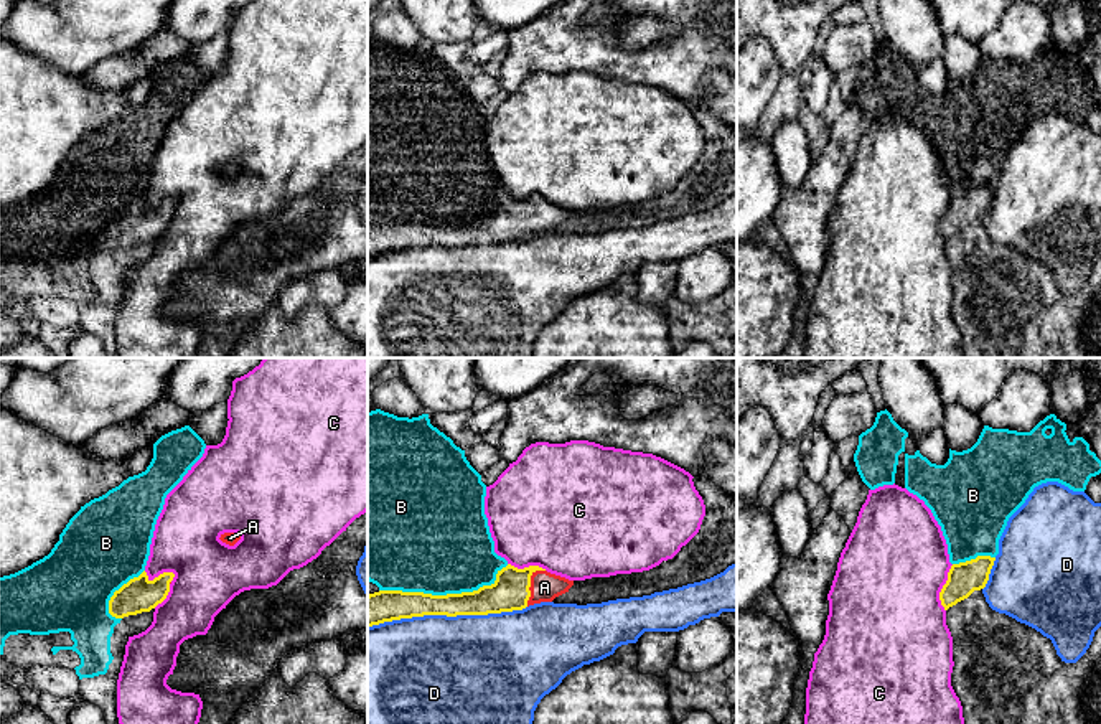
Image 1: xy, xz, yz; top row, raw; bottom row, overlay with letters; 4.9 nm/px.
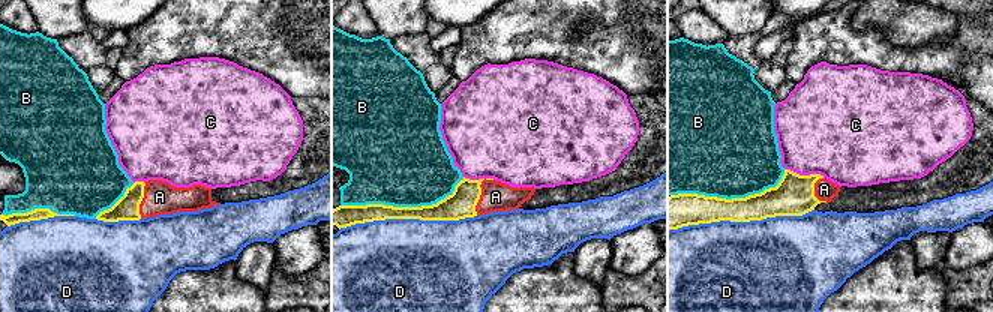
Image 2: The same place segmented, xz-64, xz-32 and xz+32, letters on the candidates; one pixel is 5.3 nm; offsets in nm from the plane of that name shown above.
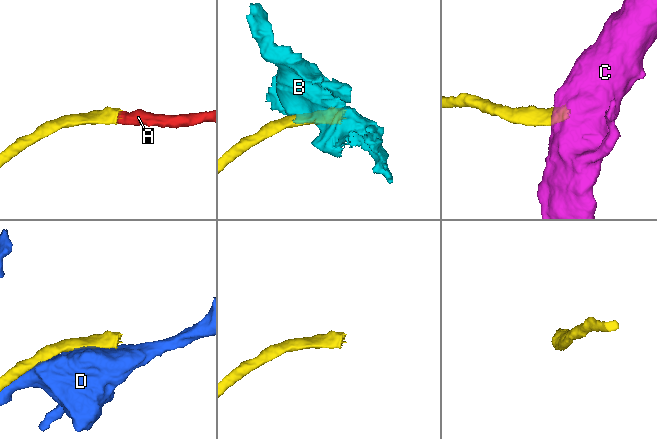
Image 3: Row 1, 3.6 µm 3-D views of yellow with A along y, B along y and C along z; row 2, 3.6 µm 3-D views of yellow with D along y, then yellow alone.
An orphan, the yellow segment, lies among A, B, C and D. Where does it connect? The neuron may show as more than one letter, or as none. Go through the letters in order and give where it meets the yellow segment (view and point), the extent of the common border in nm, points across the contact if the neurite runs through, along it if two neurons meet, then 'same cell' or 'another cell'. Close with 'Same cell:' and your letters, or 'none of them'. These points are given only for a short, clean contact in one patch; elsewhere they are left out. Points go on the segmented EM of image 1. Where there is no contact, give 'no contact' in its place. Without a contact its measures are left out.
A: xz (529, 584) | 200 nm | across xz (510, 591), (529, 584), (544, 587) | same cell
B: xz (447, 594) | 650 nm | another cell
C: yz (943, 587) | 240 nm | along yz (953, 564), (940, 592), (940, 604), (945, 611) | another cell
D: xz (447, 615) | 800 nm | another cell
Same cell: A

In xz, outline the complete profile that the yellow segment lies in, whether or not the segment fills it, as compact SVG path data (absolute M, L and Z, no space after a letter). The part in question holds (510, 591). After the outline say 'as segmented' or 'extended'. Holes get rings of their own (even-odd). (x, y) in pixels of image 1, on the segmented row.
M511 564L498 571L491 585L473 592L432 595L424 592L379 590L368 595L368 627L424 615L488 615L522 610L552 602L569 592L574 581L539 566L518 569Z; extended

